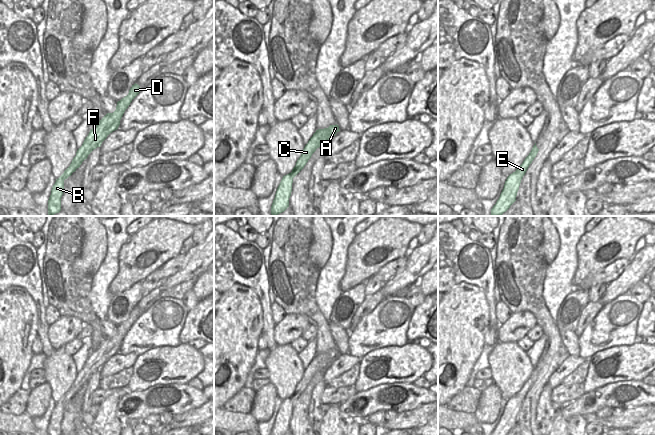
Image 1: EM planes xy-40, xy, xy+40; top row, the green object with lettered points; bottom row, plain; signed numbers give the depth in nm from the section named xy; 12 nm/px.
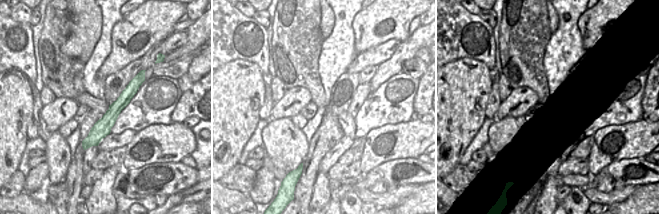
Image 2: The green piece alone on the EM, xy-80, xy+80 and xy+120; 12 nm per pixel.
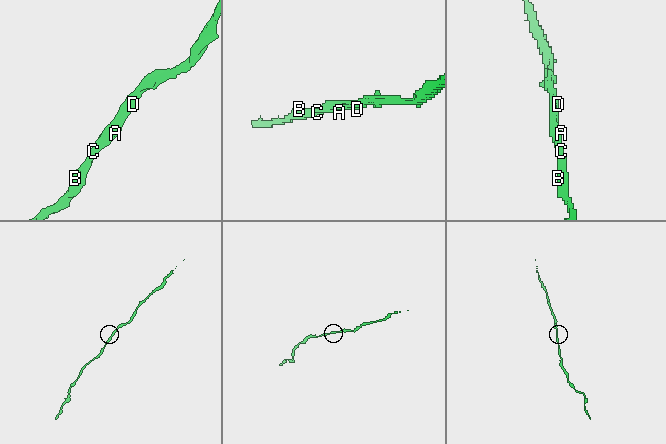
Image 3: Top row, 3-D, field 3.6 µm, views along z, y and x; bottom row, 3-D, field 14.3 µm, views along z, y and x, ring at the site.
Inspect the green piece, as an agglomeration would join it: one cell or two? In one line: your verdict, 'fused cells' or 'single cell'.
single cell

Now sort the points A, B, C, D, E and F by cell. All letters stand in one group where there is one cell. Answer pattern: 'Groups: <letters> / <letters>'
Groups: A B C D E F.

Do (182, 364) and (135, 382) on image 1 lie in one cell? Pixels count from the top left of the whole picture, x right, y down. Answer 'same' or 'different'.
same

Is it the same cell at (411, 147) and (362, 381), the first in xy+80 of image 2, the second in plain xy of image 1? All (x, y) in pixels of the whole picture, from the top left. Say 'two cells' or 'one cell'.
one cell

